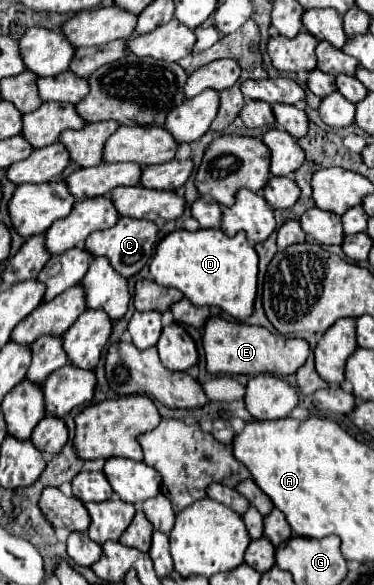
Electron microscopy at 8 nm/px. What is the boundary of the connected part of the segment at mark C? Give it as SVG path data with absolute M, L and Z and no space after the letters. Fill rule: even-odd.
M118 218L118 222L108 228L108 230L98 230L92 232L84 246L88 252L92 252L94 256L106 256L112 266L126 278L132 278L134 274L138 274L154 256L156 244L158 244L158 224L156 222L148 222L148 220L138 220L138 218Z

